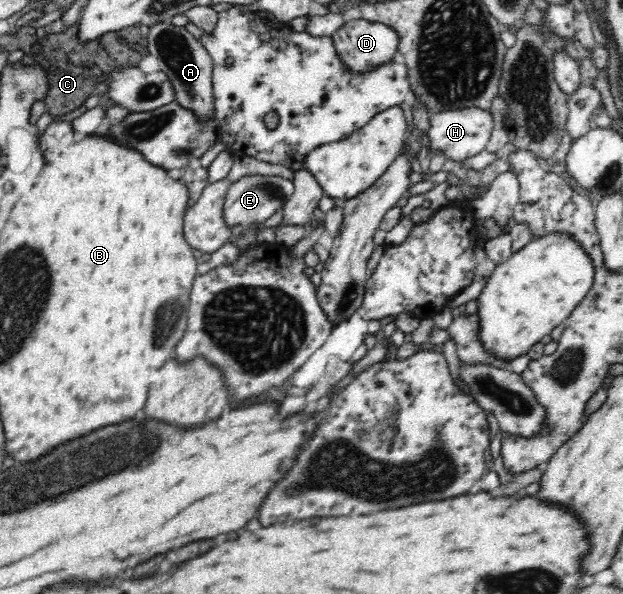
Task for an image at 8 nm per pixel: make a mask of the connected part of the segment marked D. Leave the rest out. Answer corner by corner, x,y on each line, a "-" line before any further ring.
365,19
347,20
330,38
334,43
335,53
346,67
355,75
375,71
377,67
392,61
397,51
400,36
383,23
371,23

